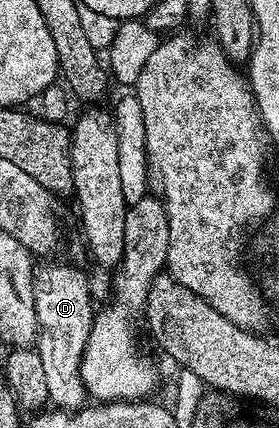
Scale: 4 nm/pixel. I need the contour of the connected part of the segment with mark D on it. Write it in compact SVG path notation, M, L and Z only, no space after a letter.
M44 266L35 271L36 295L34 296L34 312L36 313L36 340L34 348L38 356L42 356L42 369L46 375L46 392L49 403L57 411L75 412L85 405L86 391L80 380L80 365L90 340L94 305L92 294L88 291L88 278L76 266Z

